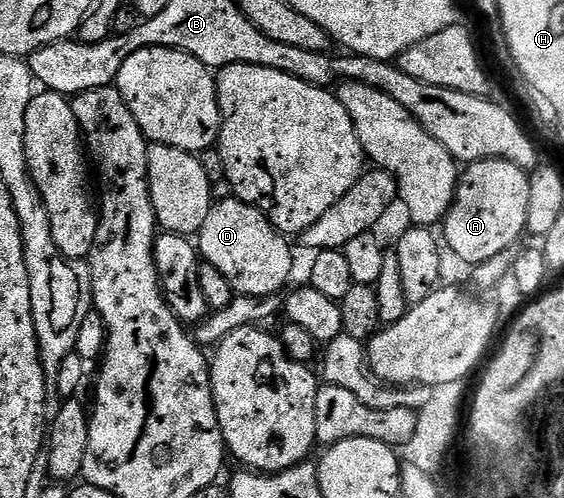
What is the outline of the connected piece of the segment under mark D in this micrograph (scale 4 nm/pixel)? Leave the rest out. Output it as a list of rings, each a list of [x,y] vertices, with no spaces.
[[[232,195],[226,197],[226,201],[221,201],[221,199],[214,200],[213,206],[207,211],[207,219],[203,219],[203,227],[201,228],[201,232],[196,234],[195,237],[195,244],[199,250],[200,256],[203,258],[204,264],[215,267],[215,271],[219,271],[219,275],[223,275],[223,279],[227,279],[229,288],[234,294],[243,297],[266,297],[272,293],[280,294],[282,292],[281,288],[288,283],[289,276],[293,273],[293,249],[289,246],[290,238],[286,236],[286,234],[280,233],[280,231],[278,231],[278,229],[275,228],[269,220],[267,220],[265,214],[260,213],[254,205],[243,203]]]

